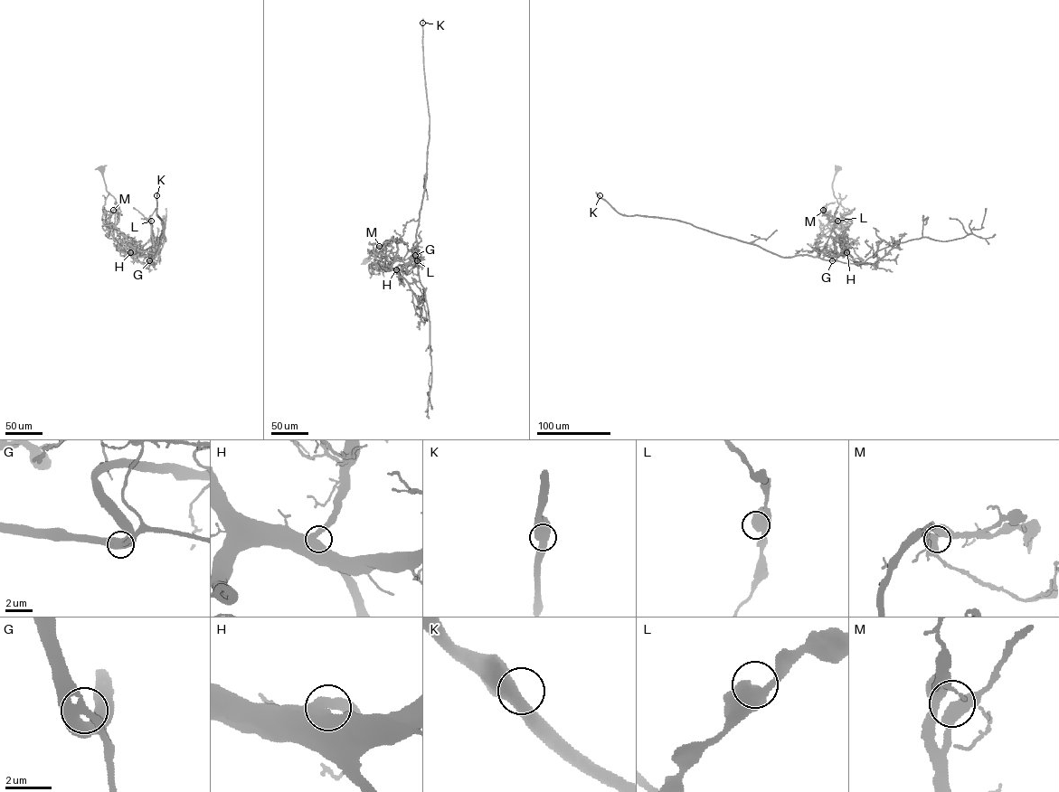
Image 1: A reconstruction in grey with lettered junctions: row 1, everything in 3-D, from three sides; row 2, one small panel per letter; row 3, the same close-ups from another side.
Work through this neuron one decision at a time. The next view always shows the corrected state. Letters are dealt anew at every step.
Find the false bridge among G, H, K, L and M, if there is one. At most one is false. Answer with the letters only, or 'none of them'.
none of them

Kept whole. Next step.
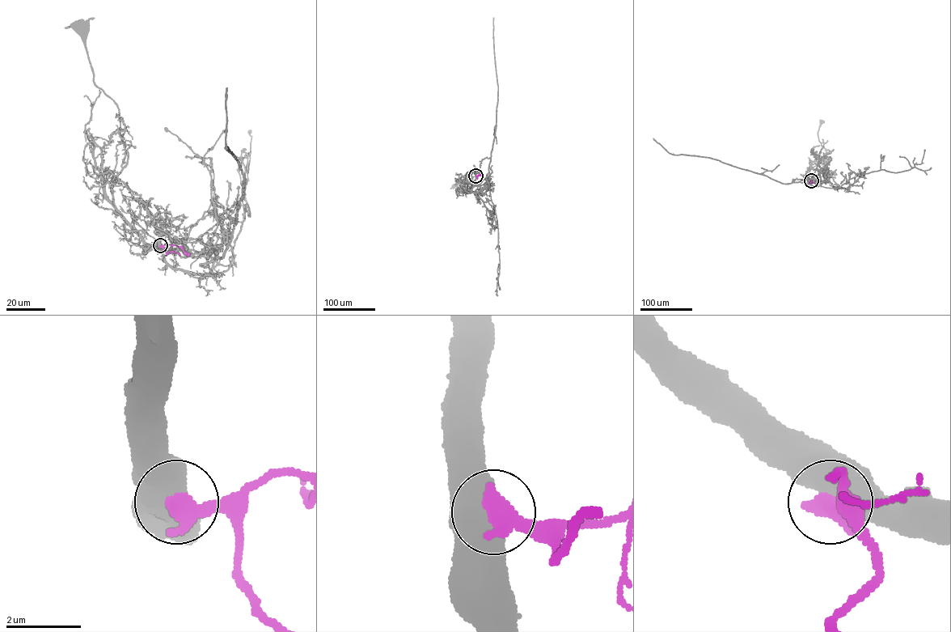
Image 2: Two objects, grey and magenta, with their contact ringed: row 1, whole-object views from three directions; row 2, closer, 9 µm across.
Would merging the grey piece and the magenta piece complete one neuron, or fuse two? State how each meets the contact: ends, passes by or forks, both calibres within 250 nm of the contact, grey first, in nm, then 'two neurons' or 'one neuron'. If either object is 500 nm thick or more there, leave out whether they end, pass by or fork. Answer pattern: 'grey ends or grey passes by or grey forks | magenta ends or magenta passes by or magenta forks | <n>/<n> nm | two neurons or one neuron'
800/600 nm | two neurons

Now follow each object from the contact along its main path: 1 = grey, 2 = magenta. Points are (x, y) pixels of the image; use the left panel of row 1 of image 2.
1: (160, 245), (144, 253), (142, 238), (113, 201), (112, 182), (128, 152), (118, 107), (94, 82), (78, 24)
2: (160, 246), (179, 246), (188, 256)

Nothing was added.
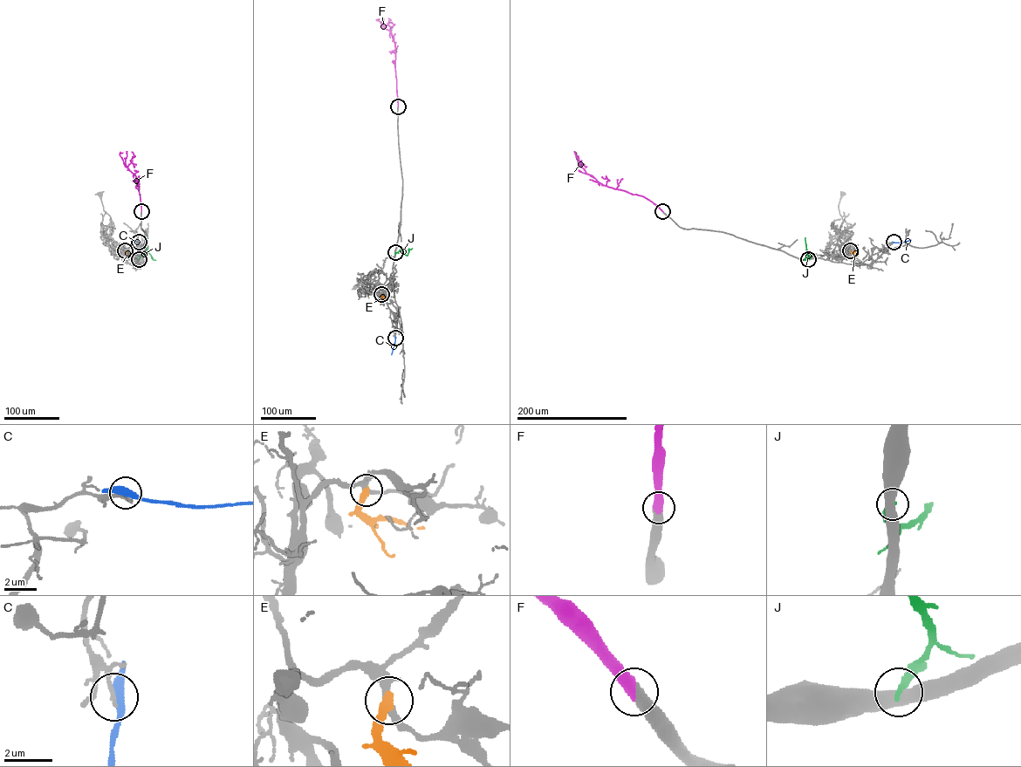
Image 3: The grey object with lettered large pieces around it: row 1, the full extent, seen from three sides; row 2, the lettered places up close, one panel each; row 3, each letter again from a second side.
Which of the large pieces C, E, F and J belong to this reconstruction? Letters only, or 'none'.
F

